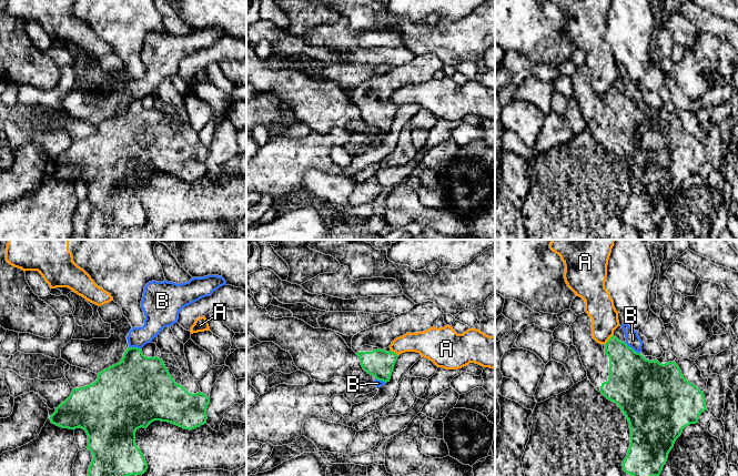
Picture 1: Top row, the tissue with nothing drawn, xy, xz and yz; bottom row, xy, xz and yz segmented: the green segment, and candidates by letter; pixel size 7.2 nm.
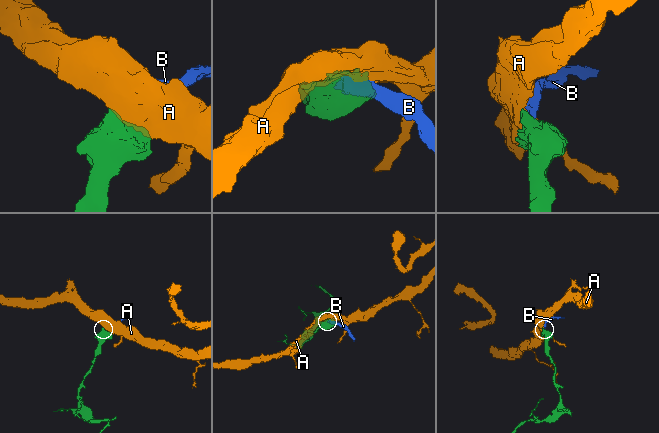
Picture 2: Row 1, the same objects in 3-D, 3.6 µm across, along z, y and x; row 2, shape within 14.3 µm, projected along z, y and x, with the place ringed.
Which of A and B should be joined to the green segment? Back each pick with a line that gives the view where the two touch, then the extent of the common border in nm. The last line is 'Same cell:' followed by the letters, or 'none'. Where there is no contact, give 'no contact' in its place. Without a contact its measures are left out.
Same cell: none

